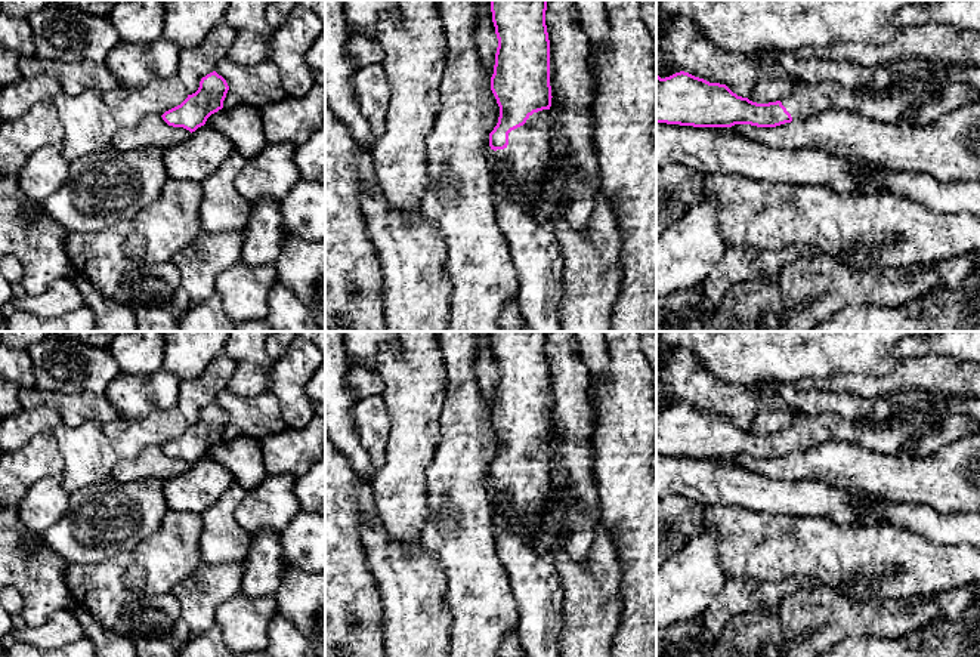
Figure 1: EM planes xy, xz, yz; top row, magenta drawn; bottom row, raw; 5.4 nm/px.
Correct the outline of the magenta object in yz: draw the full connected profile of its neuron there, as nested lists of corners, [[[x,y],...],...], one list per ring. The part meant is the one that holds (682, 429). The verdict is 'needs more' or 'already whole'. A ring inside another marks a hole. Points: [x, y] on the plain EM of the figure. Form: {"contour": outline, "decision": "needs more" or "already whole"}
{"contour": [[[952,398],[925,411],[903,411],[885,420],[863,417],[851,422],[837,413],[798,413],[791,426],[769,435],[752,434],[738,428],[726,416],[680,402],[665,410],[656,408],[656,454],[776,459],[826,442],[856,441],[866,450],[896,456],[900,448],[916,447],[918,437],[927,426],[952,413],[967,414],[980,425],[980,400]]], "decision": "needs more"}

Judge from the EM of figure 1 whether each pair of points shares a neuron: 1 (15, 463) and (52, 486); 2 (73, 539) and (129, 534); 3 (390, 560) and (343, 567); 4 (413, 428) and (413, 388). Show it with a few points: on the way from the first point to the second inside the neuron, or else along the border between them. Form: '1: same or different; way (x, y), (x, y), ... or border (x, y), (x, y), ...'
1: different; border (59, 474), (39, 478), (19, 505)
2: same; way (86, 534), (116, 534)
3: different; border (359, 529), (367, 564), (382, 595)
4: same; way (413, 418), (413, 398)

